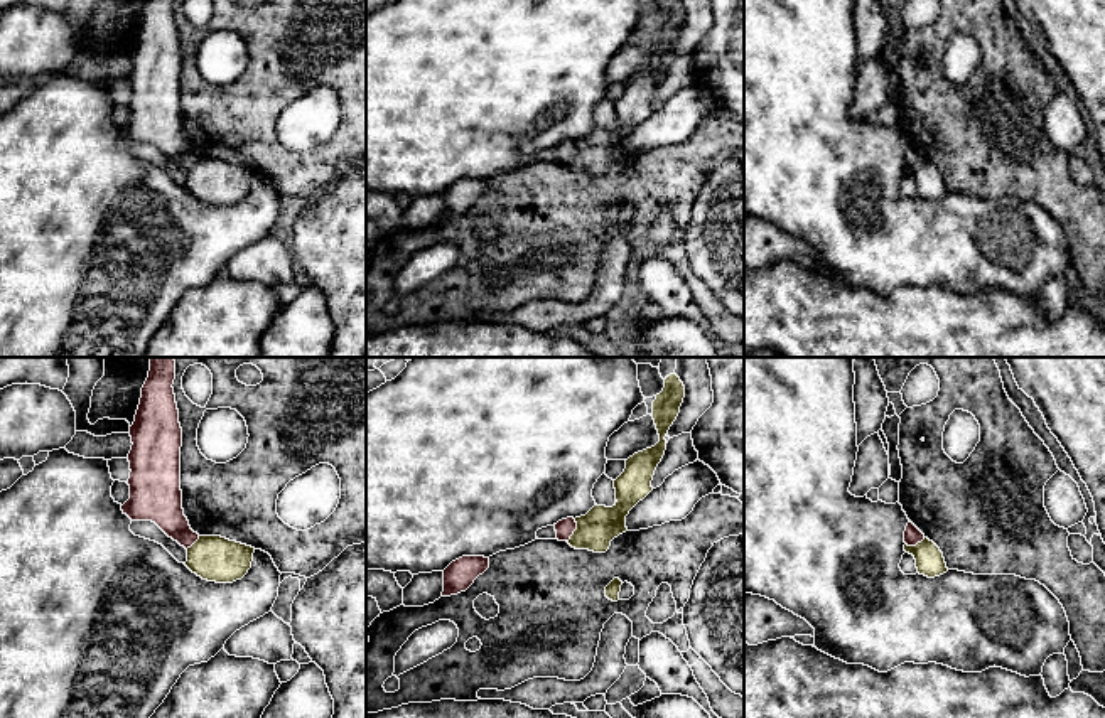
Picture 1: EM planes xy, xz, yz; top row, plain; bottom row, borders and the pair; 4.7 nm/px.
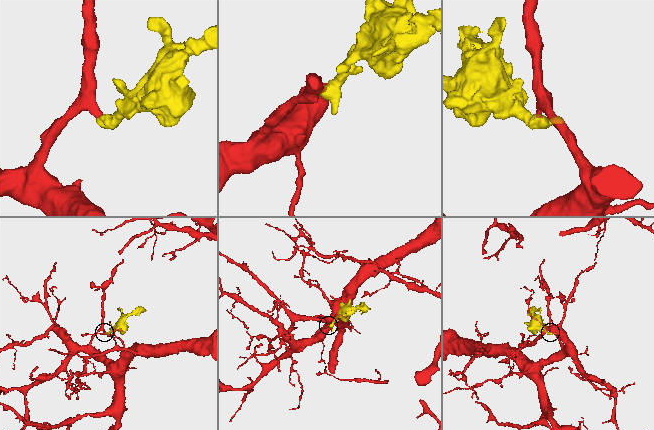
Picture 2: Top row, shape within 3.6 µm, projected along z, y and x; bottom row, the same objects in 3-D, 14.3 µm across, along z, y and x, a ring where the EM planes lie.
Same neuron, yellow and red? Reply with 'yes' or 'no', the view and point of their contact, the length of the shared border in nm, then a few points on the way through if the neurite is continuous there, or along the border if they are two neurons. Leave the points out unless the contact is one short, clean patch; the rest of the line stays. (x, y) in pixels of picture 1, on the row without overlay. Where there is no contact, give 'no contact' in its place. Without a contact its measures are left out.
no; contact xz (574, 154); length 120 nm; border xz (576, 142), (576, 152), (567, 164)

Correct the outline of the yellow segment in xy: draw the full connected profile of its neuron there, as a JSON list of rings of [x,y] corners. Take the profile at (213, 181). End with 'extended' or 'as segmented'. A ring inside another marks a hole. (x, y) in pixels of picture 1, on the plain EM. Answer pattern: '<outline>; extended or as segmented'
[[[199,158],[187,170],[186,189],[208,204],[233,206],[251,190],[255,170],[221,158]]]; as segmented

